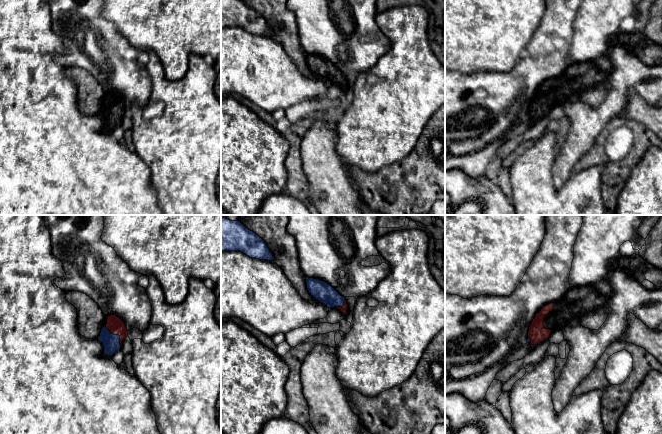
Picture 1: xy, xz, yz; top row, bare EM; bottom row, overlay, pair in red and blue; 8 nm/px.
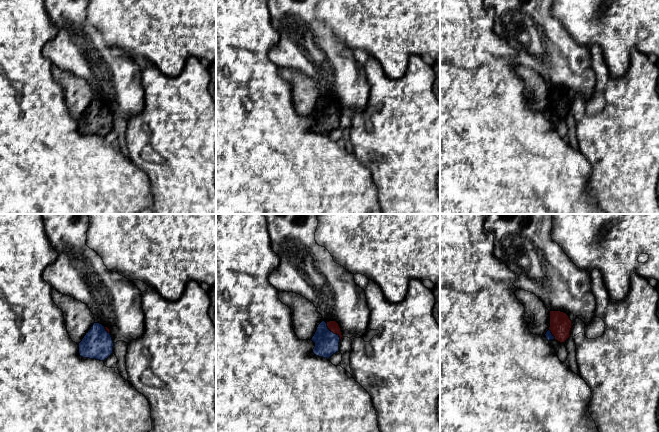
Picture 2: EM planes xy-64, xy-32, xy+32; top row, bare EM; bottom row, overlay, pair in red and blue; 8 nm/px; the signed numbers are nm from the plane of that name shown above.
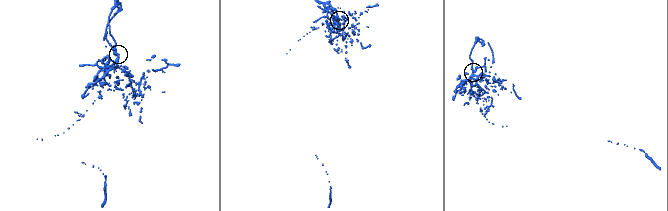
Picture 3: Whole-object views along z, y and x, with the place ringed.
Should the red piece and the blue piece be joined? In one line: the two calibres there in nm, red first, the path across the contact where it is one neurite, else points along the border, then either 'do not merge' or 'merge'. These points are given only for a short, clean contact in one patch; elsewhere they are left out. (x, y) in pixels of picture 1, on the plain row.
140/140 nm | across xy (115, 101), (117, 110), (111, 118) | merge

